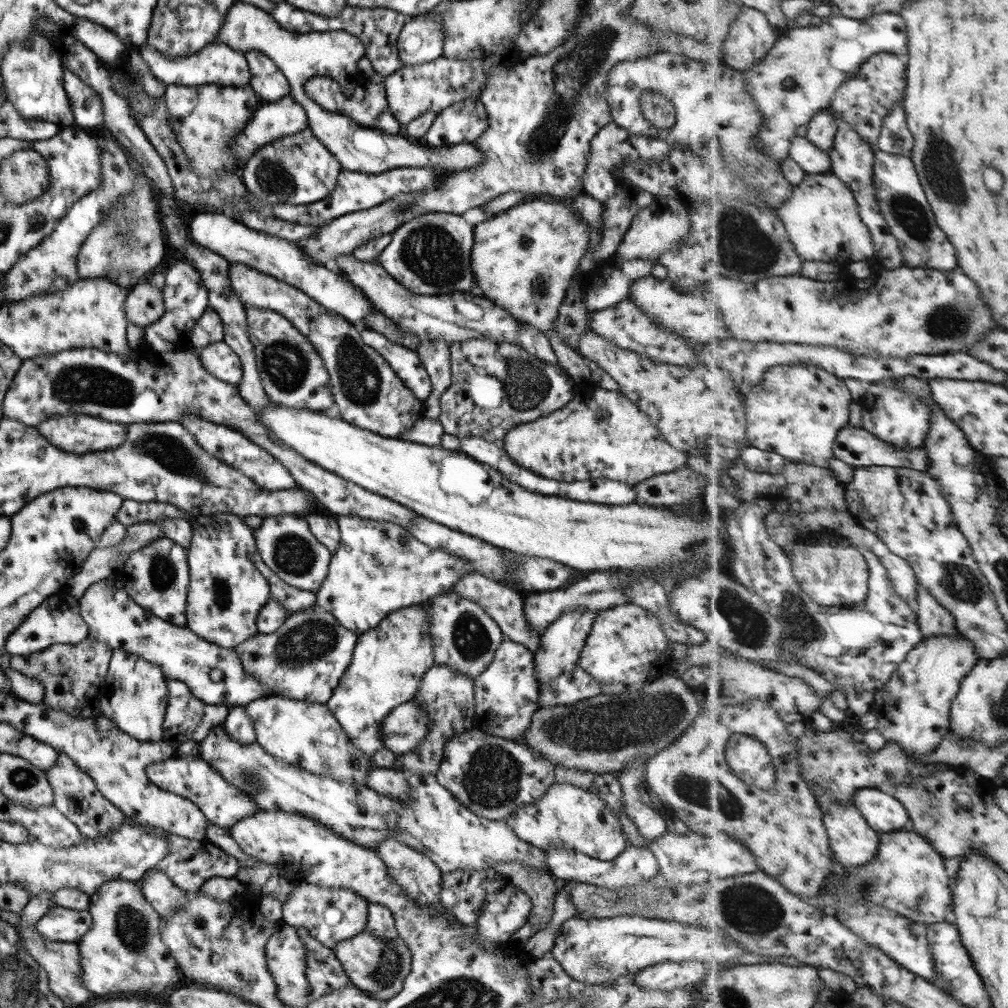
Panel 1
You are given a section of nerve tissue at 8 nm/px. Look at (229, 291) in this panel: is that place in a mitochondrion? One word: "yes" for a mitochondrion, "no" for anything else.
no

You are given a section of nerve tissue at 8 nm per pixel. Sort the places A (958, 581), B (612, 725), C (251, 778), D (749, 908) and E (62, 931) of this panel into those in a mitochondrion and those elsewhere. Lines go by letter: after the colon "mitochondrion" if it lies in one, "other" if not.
A: mitochondrion
B: mitochondrion
C: mitochondrion
D: mitochondrion
E: other

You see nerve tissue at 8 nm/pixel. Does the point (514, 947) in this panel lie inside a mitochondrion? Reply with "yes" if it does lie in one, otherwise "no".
no

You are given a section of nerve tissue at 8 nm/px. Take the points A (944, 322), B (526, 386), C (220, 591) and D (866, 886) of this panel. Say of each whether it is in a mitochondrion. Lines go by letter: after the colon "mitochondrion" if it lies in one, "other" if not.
A: mitochondrion
B: mitochondrion
C: mitochondrion
D: mitochondrion

